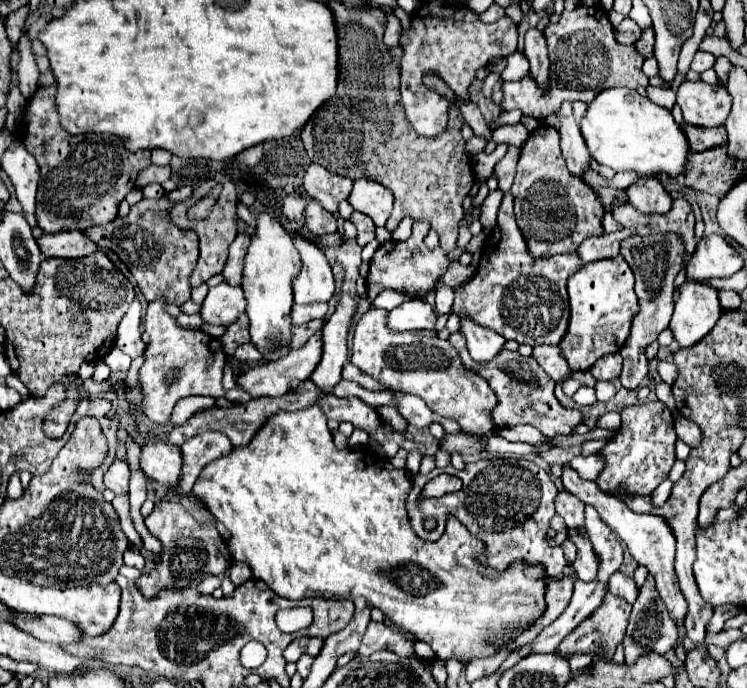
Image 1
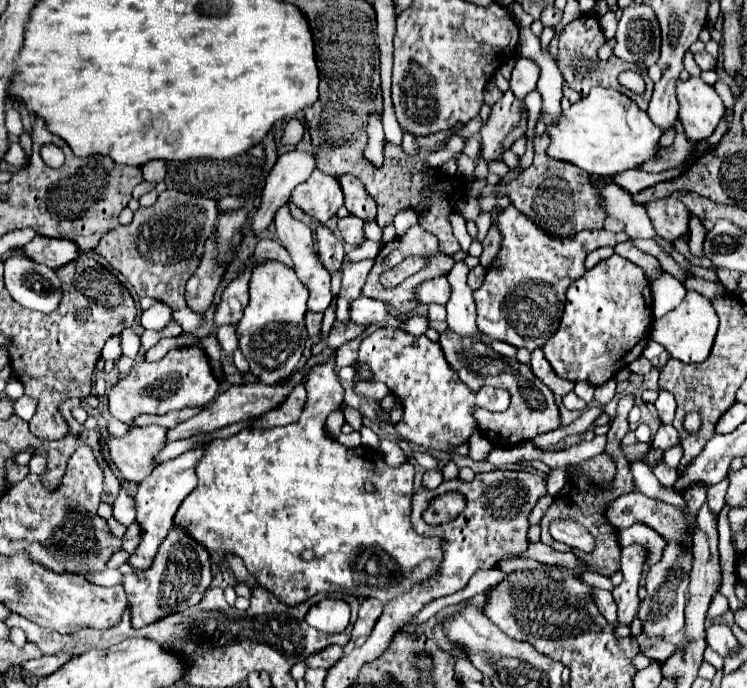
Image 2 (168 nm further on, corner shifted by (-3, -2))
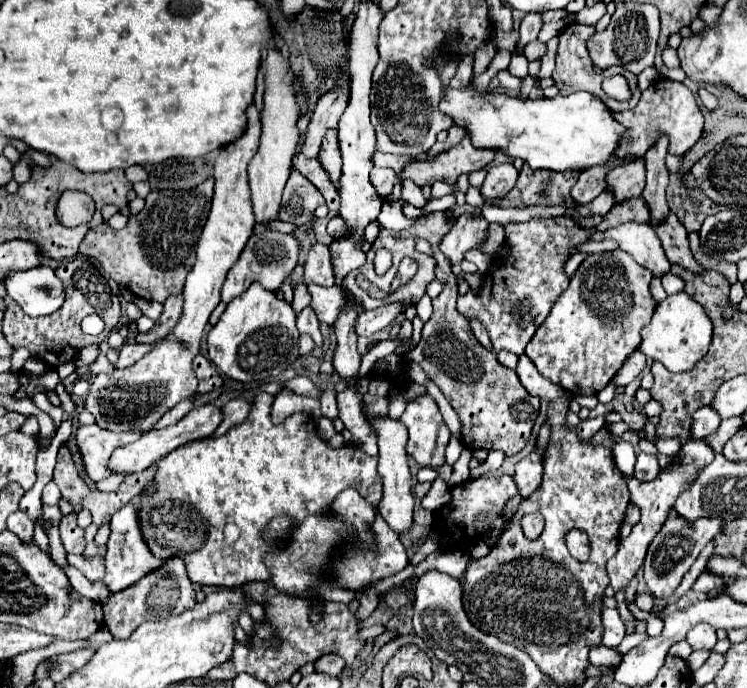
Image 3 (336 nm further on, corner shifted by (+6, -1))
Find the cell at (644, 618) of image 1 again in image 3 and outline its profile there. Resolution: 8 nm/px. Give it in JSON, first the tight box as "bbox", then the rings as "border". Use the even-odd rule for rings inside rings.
{"bbox":[643,517,723,597],"border":[[[669,517],[663,523],[663,529],[655,535],[655,539],[649,545],[647,557],[645,557],[645,563],[643,563],[643,577],[645,577],[649,589],[655,597],[669,597],[677,589],[677,585],[681,583],[681,579],[689,571],[689,567],[695,563],[701,549],[715,535],[721,533],[721,525],[723,525],[723,521],[719,521],[719,519],[687,521],[687,519],[681,519],[681,517]]]}

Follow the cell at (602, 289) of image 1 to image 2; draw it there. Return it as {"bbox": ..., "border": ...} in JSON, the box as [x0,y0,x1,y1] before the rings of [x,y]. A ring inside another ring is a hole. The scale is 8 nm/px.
{"bbox":[542,254,652,386],"border":[[[614,254],[570,284],[560,328],[542,350],[558,376],[572,382],[588,380],[598,386],[644,352],[650,322],[652,294],[644,272],[630,260]]]}

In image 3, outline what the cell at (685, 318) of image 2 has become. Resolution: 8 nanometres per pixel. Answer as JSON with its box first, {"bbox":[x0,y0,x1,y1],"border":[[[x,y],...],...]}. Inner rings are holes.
{"bbox":[639,293,713,373],"border":[[[677,293],[657,305],[651,321],[643,327],[639,351],[645,357],[663,363],[669,371],[681,373],[693,369],[695,363],[709,351],[711,333],[713,327],[707,313],[687,293]]]}

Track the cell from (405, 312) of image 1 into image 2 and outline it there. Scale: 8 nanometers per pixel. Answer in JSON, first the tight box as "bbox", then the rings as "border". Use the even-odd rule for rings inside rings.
{"bbox":[350,296,408,330],"border":[[[360,296],[358,300],[352,302],[350,306],[350,318],[356,324],[362,326],[382,326],[382,328],[392,328],[392,330],[402,330],[404,324],[408,322],[408,316],[392,314],[386,310],[384,302],[372,300],[366,296]]]}

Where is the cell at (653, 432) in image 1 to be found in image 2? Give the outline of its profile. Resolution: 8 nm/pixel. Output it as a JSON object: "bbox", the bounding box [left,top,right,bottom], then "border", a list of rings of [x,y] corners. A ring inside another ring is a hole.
{"bbox":[638,448,664,468],"border":[[[650,448],[646,454],[642,454],[638,460],[640,462],[644,462],[646,466],[650,466],[650,468],[654,468],[654,466],[658,466],[664,458],[664,450],[658,450],[658,448]]]}

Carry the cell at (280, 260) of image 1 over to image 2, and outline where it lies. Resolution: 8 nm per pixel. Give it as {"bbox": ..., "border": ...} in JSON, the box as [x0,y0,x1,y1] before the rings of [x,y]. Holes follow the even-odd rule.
{"bbox":[238,260,308,384],"border":[[[264,260],[254,266],[250,284],[250,302],[238,324],[238,342],[250,362],[250,372],[264,384],[276,384],[298,364],[308,332],[304,326],[308,288],[296,278],[294,268],[280,260]]]}

